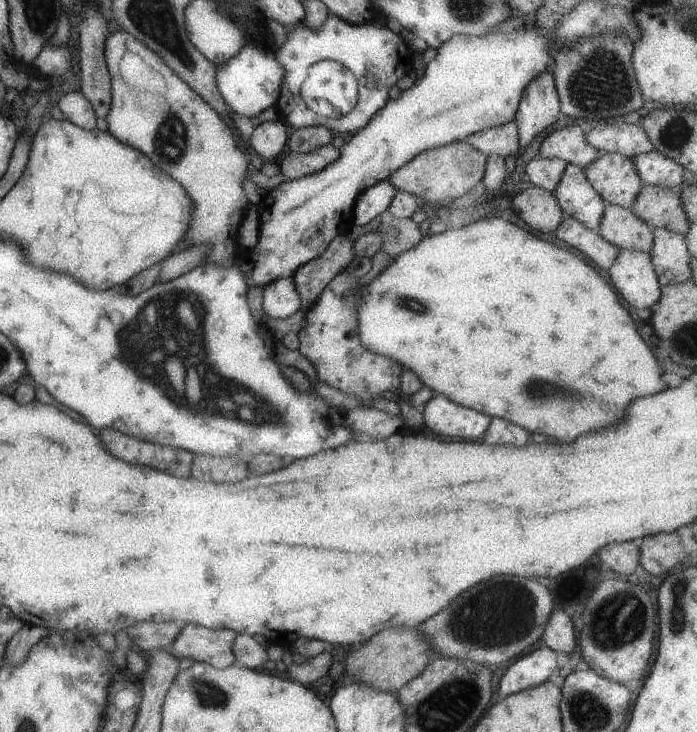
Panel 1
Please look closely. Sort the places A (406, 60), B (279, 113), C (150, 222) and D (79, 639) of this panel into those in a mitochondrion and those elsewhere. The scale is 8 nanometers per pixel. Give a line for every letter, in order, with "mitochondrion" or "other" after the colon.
A: other
B: other
C: other
D: other

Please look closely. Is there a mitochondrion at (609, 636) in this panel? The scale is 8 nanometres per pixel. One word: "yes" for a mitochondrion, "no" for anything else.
yes

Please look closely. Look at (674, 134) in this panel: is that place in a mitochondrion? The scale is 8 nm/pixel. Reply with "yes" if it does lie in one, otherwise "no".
yes

